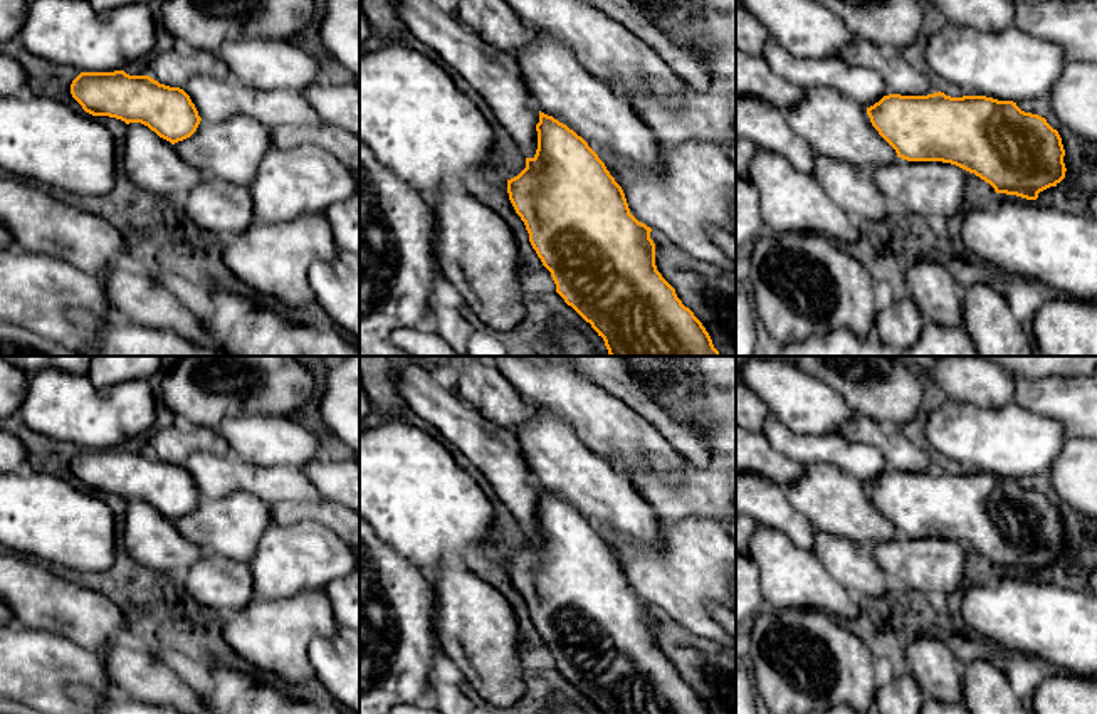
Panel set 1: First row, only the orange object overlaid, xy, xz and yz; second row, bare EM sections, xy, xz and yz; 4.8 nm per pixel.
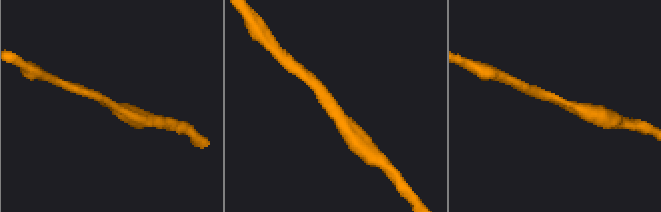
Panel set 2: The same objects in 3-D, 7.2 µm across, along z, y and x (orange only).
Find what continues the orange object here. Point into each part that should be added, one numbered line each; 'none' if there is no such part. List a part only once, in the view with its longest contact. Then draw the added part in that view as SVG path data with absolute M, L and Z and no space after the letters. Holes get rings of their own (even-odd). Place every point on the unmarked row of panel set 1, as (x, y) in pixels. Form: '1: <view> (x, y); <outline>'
none

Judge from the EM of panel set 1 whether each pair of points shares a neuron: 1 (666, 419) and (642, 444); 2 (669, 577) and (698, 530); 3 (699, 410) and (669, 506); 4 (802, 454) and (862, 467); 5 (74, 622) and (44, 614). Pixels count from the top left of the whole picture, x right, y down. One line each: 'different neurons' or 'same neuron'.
1: different neurons
2: same neuron
3: same neuron
4: same neuron
5: same neuron

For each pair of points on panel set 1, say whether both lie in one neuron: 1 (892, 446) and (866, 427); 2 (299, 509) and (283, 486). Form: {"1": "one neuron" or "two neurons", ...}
{"1": "one neuron", "2": "two neurons"}

